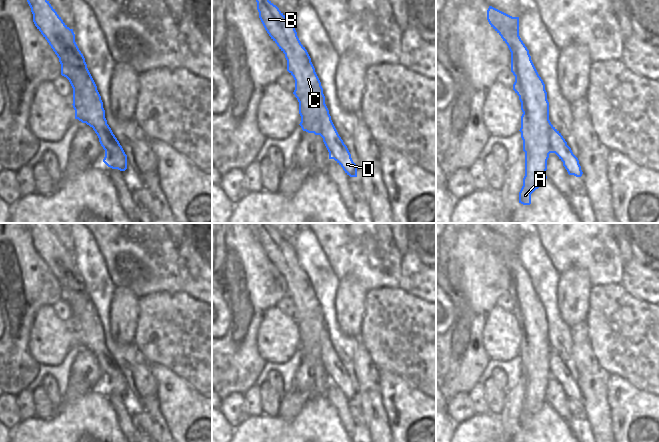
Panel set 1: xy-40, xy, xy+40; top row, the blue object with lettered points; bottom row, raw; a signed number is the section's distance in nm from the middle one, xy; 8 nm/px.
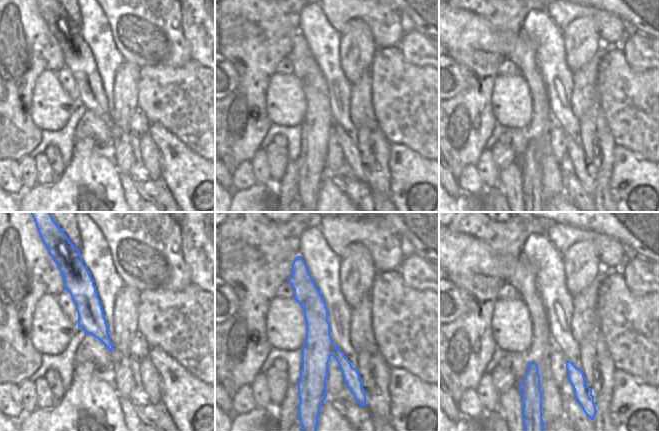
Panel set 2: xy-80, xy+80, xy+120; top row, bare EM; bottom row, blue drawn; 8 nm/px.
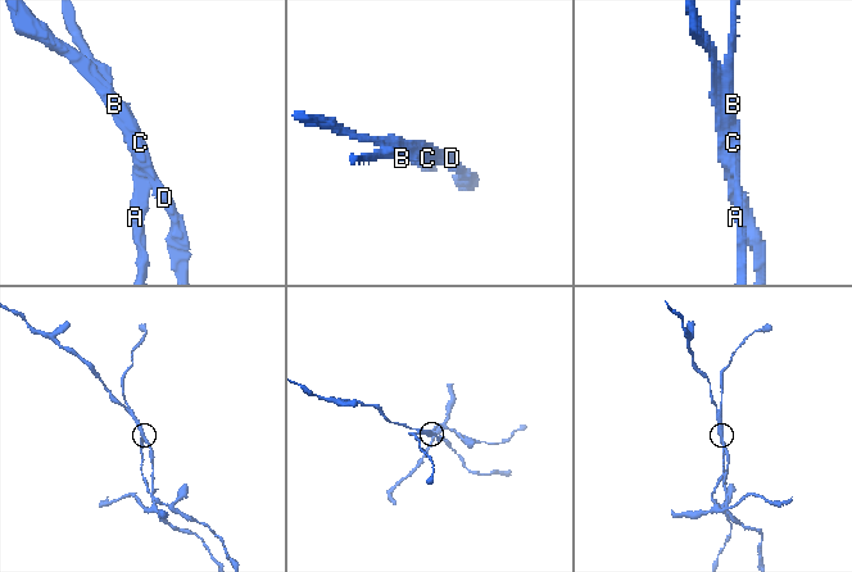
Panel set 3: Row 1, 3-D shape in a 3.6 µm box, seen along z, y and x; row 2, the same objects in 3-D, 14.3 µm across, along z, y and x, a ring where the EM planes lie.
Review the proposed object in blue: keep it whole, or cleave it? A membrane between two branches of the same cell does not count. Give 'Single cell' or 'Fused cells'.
Fused cells.

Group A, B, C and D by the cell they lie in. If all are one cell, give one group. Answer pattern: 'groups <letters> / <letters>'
groups A B C / D

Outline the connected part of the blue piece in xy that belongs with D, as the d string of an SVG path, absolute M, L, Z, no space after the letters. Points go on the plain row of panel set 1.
M346 369L341 372L340 377L329 377L329 383L334 383L350 401L357 401L357 389L353 386Z

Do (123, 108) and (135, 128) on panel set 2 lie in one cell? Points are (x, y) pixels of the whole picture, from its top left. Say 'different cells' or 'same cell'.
different cells

